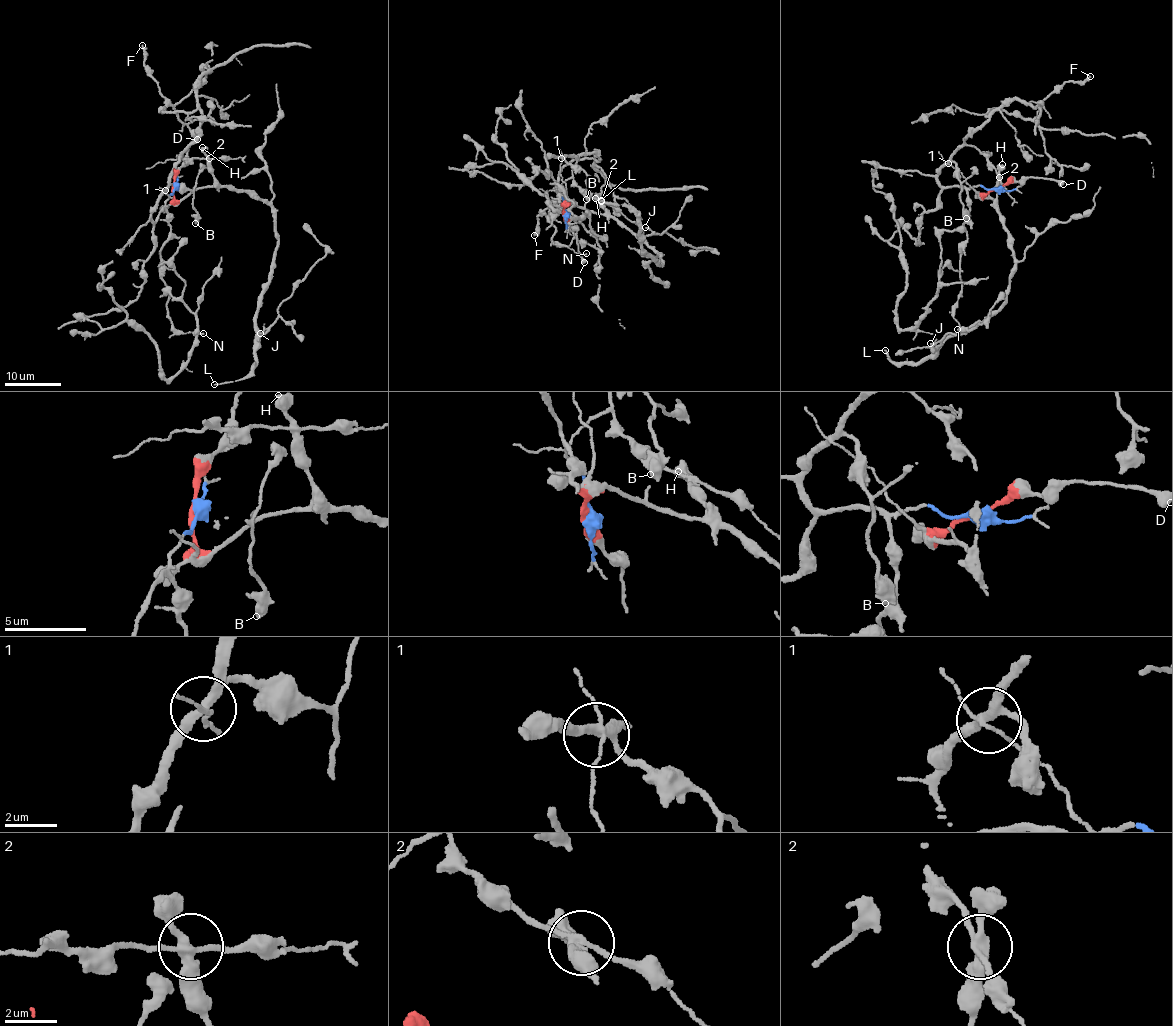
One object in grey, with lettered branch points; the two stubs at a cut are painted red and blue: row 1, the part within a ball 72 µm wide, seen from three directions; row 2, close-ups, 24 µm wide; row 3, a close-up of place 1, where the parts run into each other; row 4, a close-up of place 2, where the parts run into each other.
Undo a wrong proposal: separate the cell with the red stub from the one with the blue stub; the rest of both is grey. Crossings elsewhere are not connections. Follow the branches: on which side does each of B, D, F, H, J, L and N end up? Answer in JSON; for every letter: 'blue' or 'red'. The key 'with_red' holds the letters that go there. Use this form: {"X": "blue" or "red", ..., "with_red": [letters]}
{"B": "blue", "D": "red", "F": "blue", "H": "red", "J": "red", "L": "red", "N": "blue", "with_red": ["D", "H", "J", "L"]}

